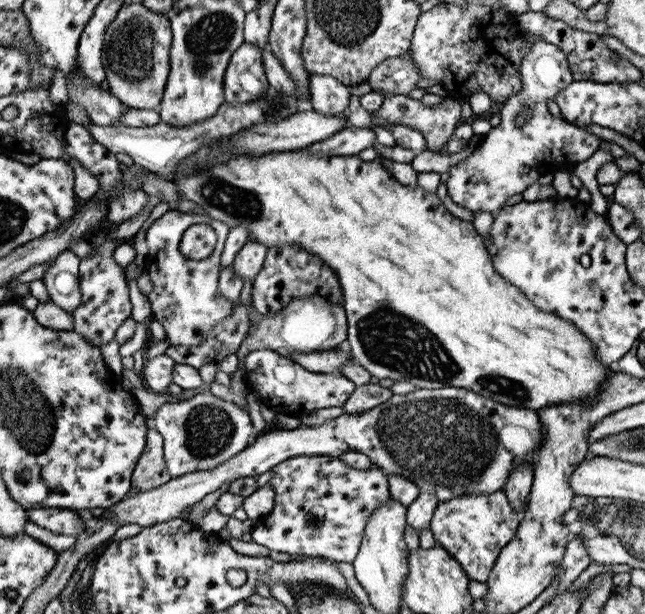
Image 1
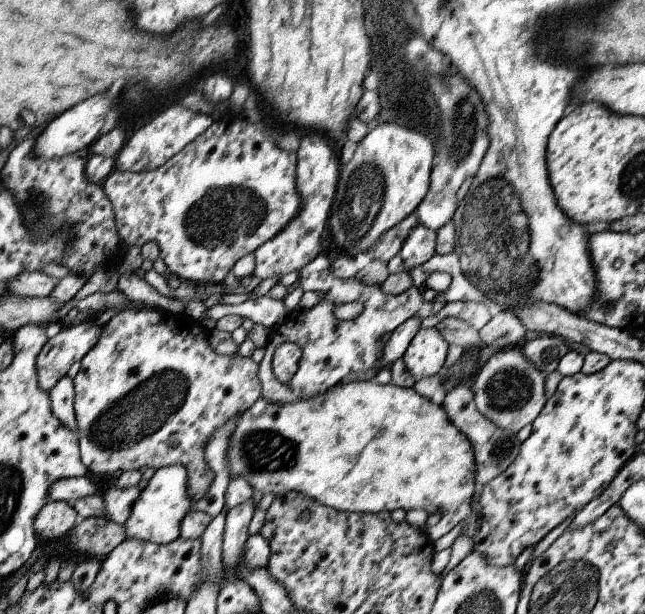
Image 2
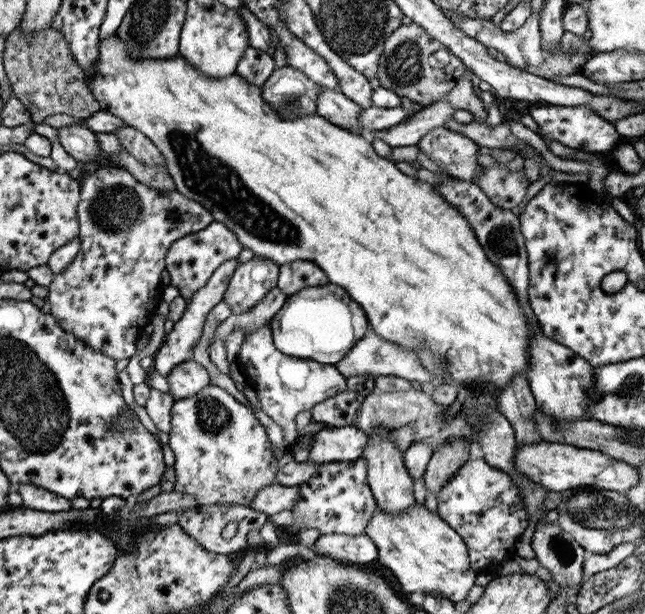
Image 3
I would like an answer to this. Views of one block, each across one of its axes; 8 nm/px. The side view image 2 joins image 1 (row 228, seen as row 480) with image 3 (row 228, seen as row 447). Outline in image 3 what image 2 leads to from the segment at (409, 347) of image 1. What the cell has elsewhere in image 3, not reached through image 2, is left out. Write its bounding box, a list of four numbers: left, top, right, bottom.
[88,33,534,390]

